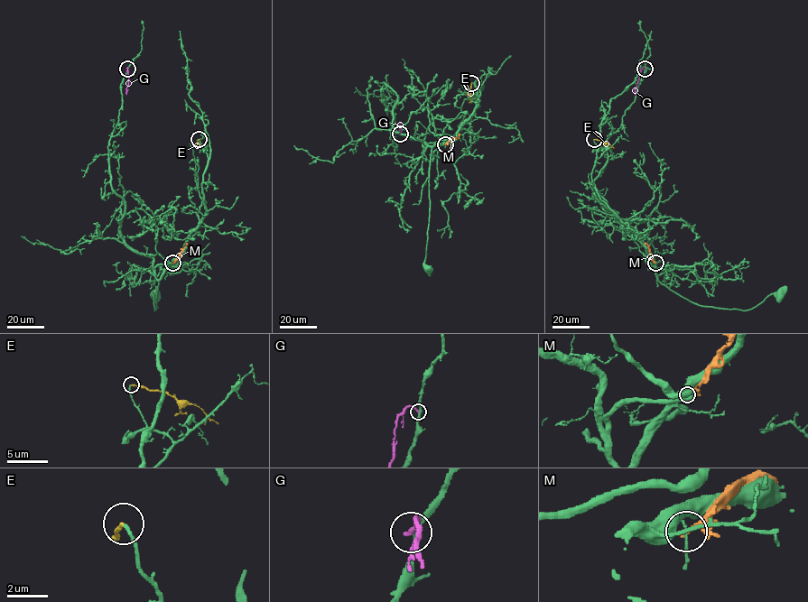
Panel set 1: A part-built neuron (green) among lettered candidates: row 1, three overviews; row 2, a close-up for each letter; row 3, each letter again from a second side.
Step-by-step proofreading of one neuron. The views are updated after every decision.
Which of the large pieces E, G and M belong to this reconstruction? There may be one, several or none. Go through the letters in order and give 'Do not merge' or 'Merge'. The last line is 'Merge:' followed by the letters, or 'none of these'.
E: Merge
G: Do not merge
M: Do not merge
Merge: E

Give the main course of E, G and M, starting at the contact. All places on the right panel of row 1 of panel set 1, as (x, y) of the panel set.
E: (594, 139), (614, 148)
G: (645, 69), (640, 69), (635, 94)
M: (654, 263), (645, 242)

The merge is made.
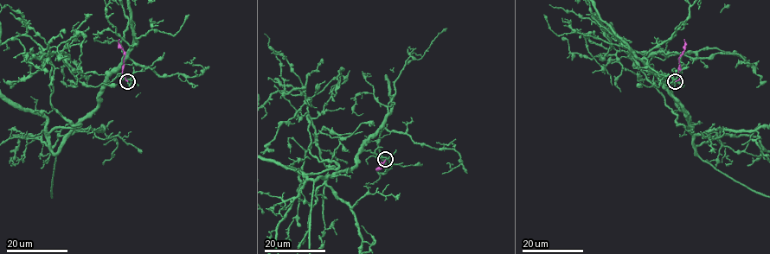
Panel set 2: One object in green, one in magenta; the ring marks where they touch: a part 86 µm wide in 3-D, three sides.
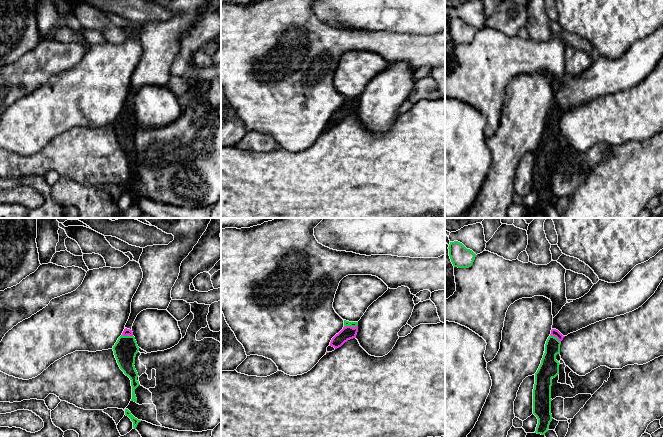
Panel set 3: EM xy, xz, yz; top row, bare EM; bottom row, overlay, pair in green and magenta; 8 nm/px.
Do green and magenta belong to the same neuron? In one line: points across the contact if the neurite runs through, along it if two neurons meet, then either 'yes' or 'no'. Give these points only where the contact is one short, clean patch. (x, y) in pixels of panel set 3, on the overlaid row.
runs through xz (346, 323), (350, 325), (348, 332); yes

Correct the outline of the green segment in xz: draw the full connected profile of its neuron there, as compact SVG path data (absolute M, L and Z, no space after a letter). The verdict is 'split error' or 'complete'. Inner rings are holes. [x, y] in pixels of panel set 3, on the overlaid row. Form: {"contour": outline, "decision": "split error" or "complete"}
{"contour": "M344 320L343 329L332 338L330 345L327 347L327 352L332 352L341 347L348 340L356 338L357 332L358 322Z", "decision": "split error"}

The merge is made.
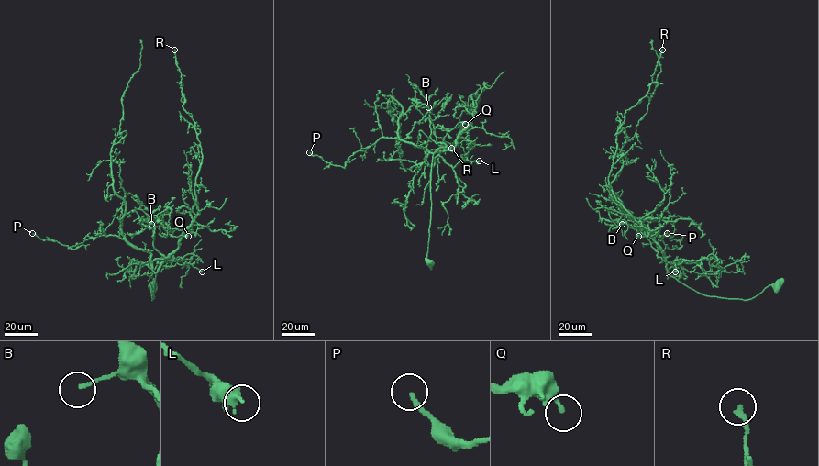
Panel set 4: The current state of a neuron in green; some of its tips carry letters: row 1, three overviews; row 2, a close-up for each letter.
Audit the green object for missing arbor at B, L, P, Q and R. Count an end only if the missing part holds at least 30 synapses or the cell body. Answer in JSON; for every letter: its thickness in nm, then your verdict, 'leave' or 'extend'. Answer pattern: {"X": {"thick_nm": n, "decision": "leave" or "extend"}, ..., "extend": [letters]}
{"B": {"thick_nm": 120, "decision": "leave"}, "L": {"thick_nm": 240, "decision": "leave"}, "P": {"thick_nm": 190, "decision": "leave"}, "Q": {"thick_nm": 180, "decision": "leave"}, "R": {"thick_nm": 190, "decision": "leave"}, "extend": []}

